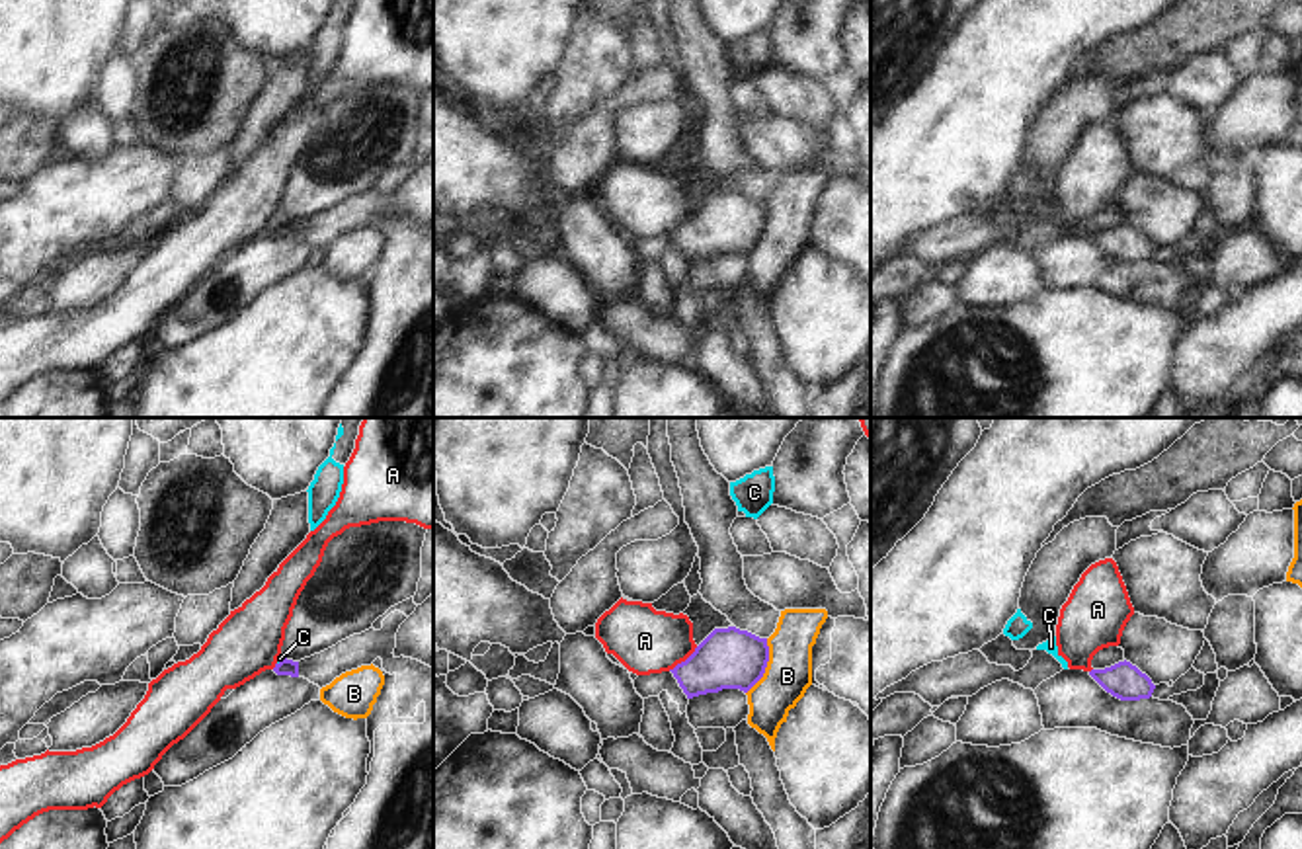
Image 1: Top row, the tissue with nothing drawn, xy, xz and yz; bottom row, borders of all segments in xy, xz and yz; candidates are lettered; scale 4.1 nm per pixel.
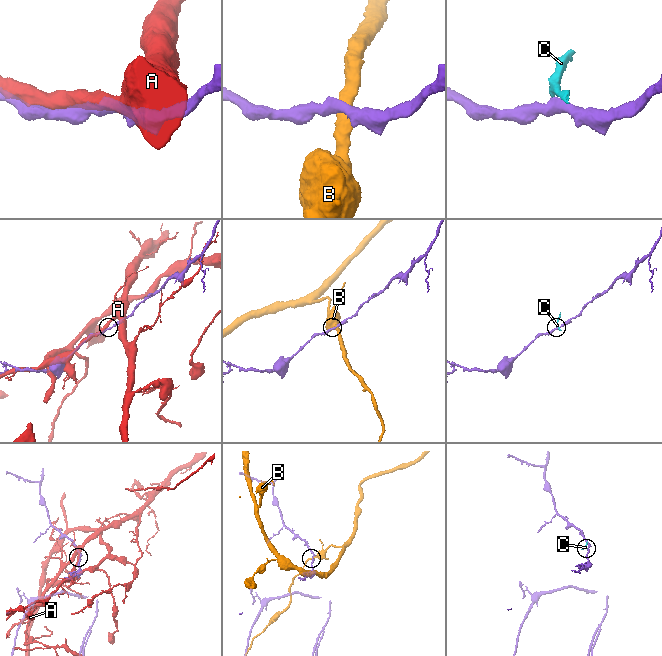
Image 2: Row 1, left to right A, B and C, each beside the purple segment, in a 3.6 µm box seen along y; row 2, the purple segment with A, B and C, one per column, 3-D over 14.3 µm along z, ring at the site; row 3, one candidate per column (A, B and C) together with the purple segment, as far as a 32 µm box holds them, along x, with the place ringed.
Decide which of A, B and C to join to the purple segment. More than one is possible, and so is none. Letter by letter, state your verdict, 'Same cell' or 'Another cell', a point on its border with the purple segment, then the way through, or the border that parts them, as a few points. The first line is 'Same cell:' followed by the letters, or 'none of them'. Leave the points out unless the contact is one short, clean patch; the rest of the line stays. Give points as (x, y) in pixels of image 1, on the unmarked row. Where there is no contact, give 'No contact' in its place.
Same cell: none of them
A: Another cell. Touches purple at xz (682, 225)
B: Another cell. Touches purple at xz (766, 229)
C: Another cell. Touches purple at xy (280, 225). Boundary: xy (284, 221), (278, 227)

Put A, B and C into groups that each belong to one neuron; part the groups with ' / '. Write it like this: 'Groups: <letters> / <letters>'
Groups: A / B / C

